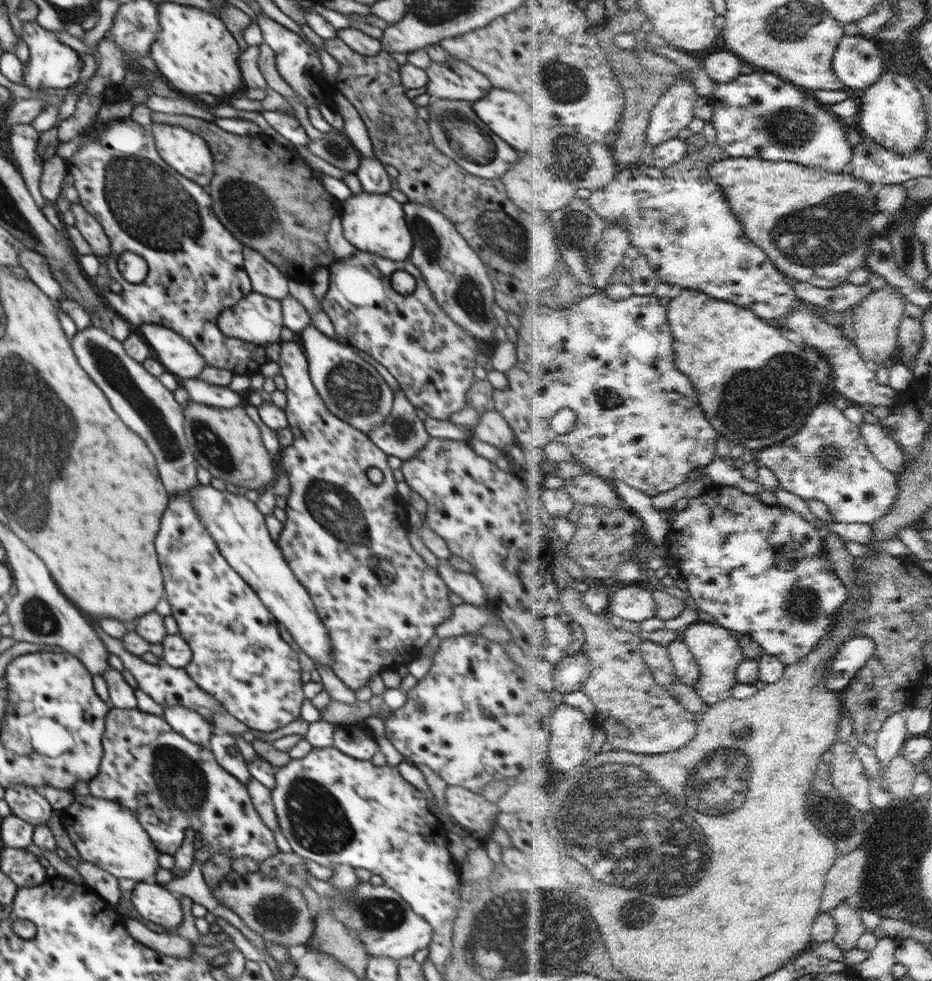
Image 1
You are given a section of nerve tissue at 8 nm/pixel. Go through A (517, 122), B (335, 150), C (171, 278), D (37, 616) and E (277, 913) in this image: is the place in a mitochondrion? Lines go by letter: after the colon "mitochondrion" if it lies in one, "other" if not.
A: other
B: mitochondrion
C: other
D: mitochondrion
E: mitochondrion

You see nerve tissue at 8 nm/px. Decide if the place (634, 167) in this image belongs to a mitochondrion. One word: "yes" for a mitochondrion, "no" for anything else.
no

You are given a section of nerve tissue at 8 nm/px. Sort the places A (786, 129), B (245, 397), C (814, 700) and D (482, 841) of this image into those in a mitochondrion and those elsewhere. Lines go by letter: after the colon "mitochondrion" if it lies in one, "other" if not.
A: mitochondrion
B: other
C: other
D: other

